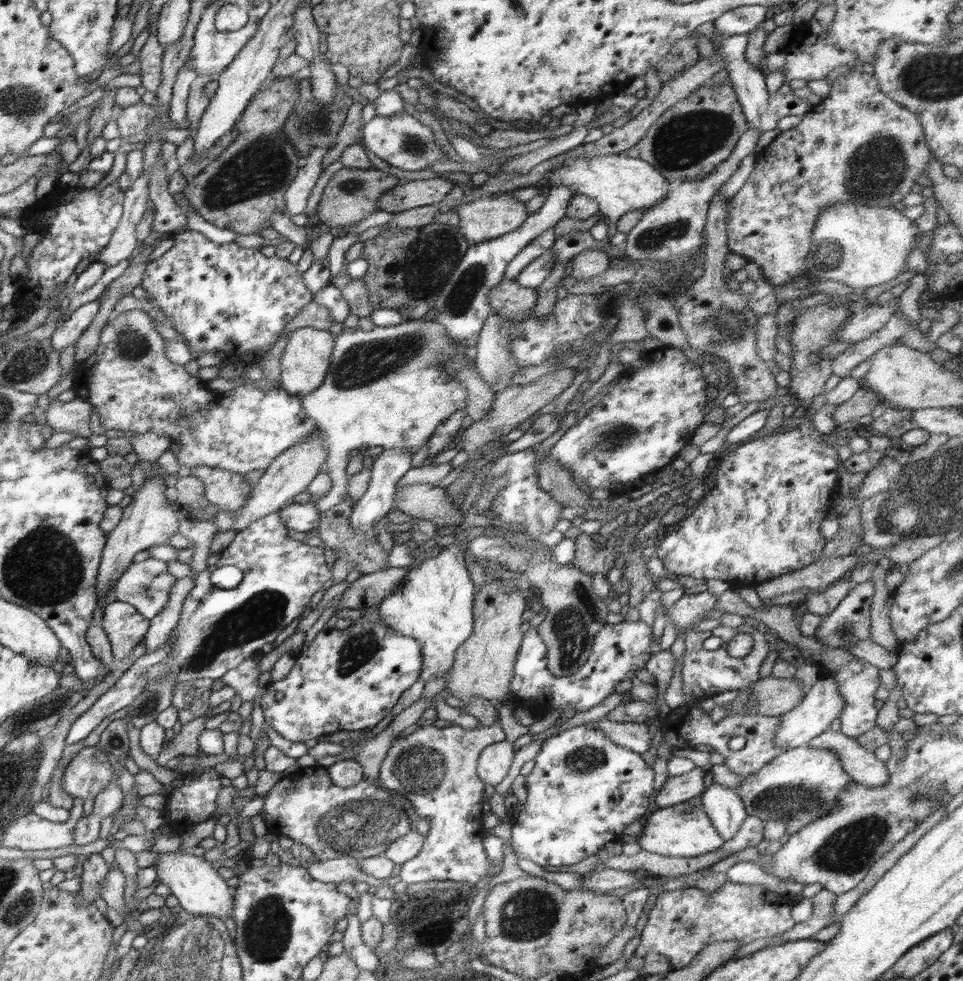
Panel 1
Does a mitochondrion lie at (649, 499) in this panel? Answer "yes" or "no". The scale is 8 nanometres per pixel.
yes

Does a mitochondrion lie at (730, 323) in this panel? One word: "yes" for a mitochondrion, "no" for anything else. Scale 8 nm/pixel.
yes

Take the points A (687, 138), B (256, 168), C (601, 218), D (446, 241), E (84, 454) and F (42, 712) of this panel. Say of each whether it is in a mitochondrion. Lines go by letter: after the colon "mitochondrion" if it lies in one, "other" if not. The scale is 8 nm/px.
A: mitochondrion
B: mitochondrion
C: other
D: mitochondrion
E: other
F: mitochondrion

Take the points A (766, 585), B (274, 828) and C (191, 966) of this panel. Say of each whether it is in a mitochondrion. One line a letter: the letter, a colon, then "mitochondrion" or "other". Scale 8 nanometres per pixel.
A: other
B: other
C: mitochondrion

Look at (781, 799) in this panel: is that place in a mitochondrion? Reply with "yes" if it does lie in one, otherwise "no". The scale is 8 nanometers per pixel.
yes

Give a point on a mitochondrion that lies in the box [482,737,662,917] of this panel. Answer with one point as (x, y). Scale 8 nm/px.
(584, 760)

